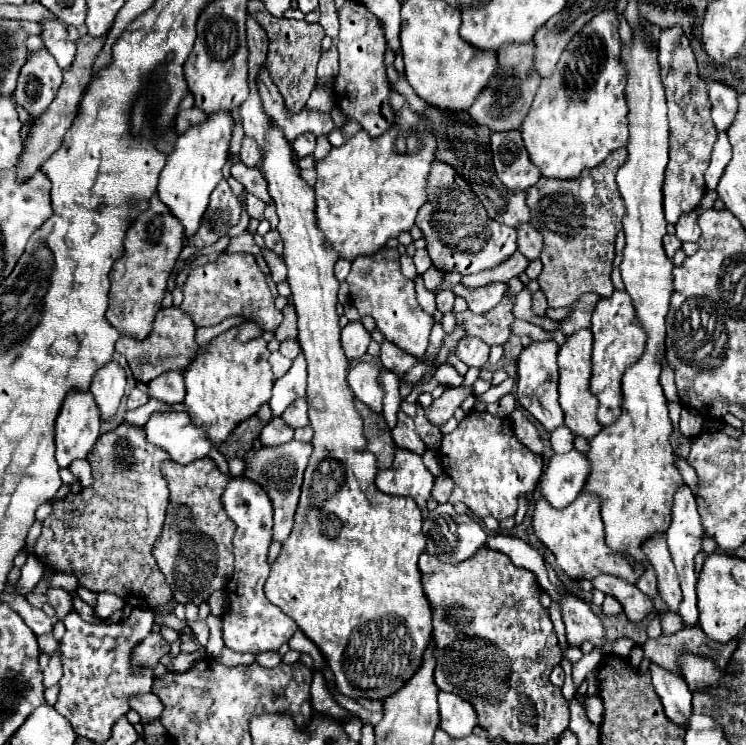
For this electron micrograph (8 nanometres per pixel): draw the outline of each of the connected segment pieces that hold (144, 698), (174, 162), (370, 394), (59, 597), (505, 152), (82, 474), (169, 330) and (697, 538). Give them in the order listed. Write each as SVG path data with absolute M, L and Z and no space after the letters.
M155 694L135 696L135 698L129 700L129 706L131 706L131 710L135 710L135 712L139 714L139 718L141 718L139 722L141 722L141 724L159 720L161 710L163 710L163 704L161 704L161 700L159 700Z
M229 112L211 114L203 124L189 128L185 134L177 138L175 150L167 158L165 170L159 176L159 186L157 186L159 200L169 208L173 216L177 216L177 220L185 228L183 234L185 240L193 238L193 234L199 230L201 218L209 204L209 194L223 178L221 168L229 156L231 130L233 130L233 118Z
M359 360L357 364L353 364L347 374L347 382L355 398L373 412L383 410L383 388L381 388L379 376L381 376L381 368L365 360Z
M51 588L47 592L47 596L49 596L51 606L57 612L57 618L65 620L65 614L69 614L69 610L73 610L73 598L71 598L71 594L65 592L65 590L59 590L59 588Z
M519 130L491 134L491 152L493 168L509 190L527 190L541 178L527 156Z
M77 460L73 462L73 466L69 466L69 470L75 474L75 478L81 482L83 488L93 484L93 474L91 474L91 466L87 460Z
M161 308L155 316L149 338L145 338L143 342L137 342L133 338L119 338L117 352L127 358L129 368L133 372L133 380L151 382L167 370L183 370L189 364L189 358L193 358L199 350L195 342L195 330L197 328L193 326L193 320L185 316L181 308Z
M681 486L677 492L675 492L675 502L673 502L673 522L667 530L667 548L671 552L671 560L677 568L677 574L679 574L679 580L681 580L681 590L683 590L683 602L681 602L681 622L685 622L685 628L691 628L691 626L697 626L697 616L699 616L699 610L697 610L697 594L695 594L695 572L693 572L693 558L695 554L701 552L701 542L703 542L703 536L705 536L705 530L703 530L703 524L701 524L701 518L699 518L699 512L697 512L697 502L691 494L691 490L687 486Z

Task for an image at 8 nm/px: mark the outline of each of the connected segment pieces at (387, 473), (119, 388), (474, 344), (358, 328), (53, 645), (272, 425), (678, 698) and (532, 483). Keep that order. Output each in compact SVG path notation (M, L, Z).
M397 448L389 470L379 470L375 486L393 496L409 496L417 502L423 516L427 516L427 498L433 488L433 474L425 468L419 454Z
M115 360L95 374L89 392L97 402L101 420L111 420L115 416L125 392L125 384L127 384L125 370Z
M463 338L457 346L457 358L461 362L465 362L469 368L471 366L477 366L477 368L483 368L489 360L489 346L485 342L481 342L479 338Z
M349 322L341 330L341 344L345 350L345 356L349 360L359 360L367 352L367 346L371 342L371 334L363 328L361 322Z
M43 634L43 636L37 638L37 642L39 642L39 650L41 650L43 654L49 654L49 656L55 654L55 650L57 650L57 640L53 638L53 634Z
M273 418L263 430L261 430L261 444L263 446L279 446L293 438L293 428L285 426L283 418Z
M651 664L651 676L653 676L653 688L657 696L661 698L665 716L677 724L687 728L691 712L691 690L683 678L677 674L659 668L657 664Z
M469 412L451 434L443 436L439 458L445 474L455 480L449 502L463 502L477 518L493 516L503 520L513 516L519 496L533 492L543 474L543 458L515 438L507 420L491 416L489 412Z

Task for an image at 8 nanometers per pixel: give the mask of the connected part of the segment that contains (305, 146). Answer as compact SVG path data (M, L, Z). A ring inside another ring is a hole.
M303 134L293 142L293 152L295 152L297 160L311 156L313 150L315 150L315 136L313 134Z

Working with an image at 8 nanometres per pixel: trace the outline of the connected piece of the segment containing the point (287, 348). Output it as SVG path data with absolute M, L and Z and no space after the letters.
M283 340L279 352L281 352L283 356L287 356L287 358L293 360L293 358L301 352L301 348L299 348L299 342L297 342L297 340Z

